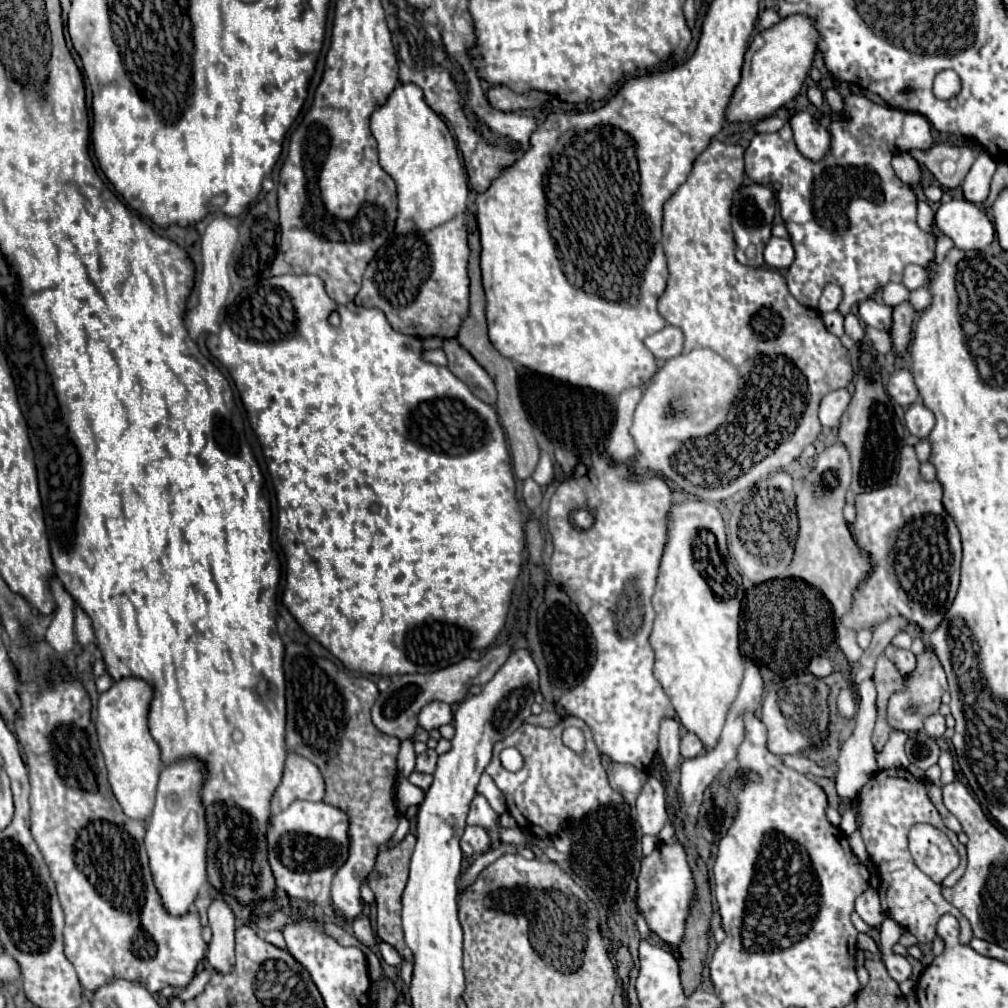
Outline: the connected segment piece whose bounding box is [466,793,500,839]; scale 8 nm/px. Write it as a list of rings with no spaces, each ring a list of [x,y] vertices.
[[[476,795],[470,803],[470,811],[468,811],[468,825],[480,825],[484,829],[488,829],[488,833],[498,839],[498,813],[488,805],[484,795]]]

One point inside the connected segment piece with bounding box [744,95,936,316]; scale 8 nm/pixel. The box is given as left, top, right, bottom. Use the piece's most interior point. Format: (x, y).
(852, 222)

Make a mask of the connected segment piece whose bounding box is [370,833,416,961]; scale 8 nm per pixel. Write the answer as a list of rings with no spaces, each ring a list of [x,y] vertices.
[[[408,833],[400,843],[396,843],[394,847],[390,847],[388,843],[382,843],[380,845],[380,851],[378,851],[378,859],[376,859],[376,867],[372,871],[372,877],[370,877],[370,887],[376,895],[376,905],[378,905],[378,937],[386,943],[390,943],[404,959],[410,959],[412,961],[412,951],[406,947],[404,939],[402,939],[402,923],[400,923],[400,897],[402,897],[402,891],[406,887],[406,879],[408,879],[408,865],[410,865],[410,855],[414,851],[414,835]]]

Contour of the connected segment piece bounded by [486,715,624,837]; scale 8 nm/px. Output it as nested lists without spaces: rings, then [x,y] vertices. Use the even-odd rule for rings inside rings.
[[[572,715],[564,717],[562,723],[552,729],[528,723],[520,725],[512,735],[494,745],[494,755],[486,773],[504,793],[506,803],[512,809],[512,817],[516,819],[520,829],[538,837],[554,837],[558,835],[562,823],[566,823],[568,819],[582,819],[584,815],[596,811],[602,805],[624,805],[622,795],[608,785],[608,777],[602,767],[602,757],[592,739],[590,729],[582,719]],[[570,725],[580,727],[584,731],[586,749],[582,753],[574,753],[560,741],[562,731]],[[504,747],[516,747],[524,755],[524,767],[518,773],[510,773],[500,765],[498,755]]]

